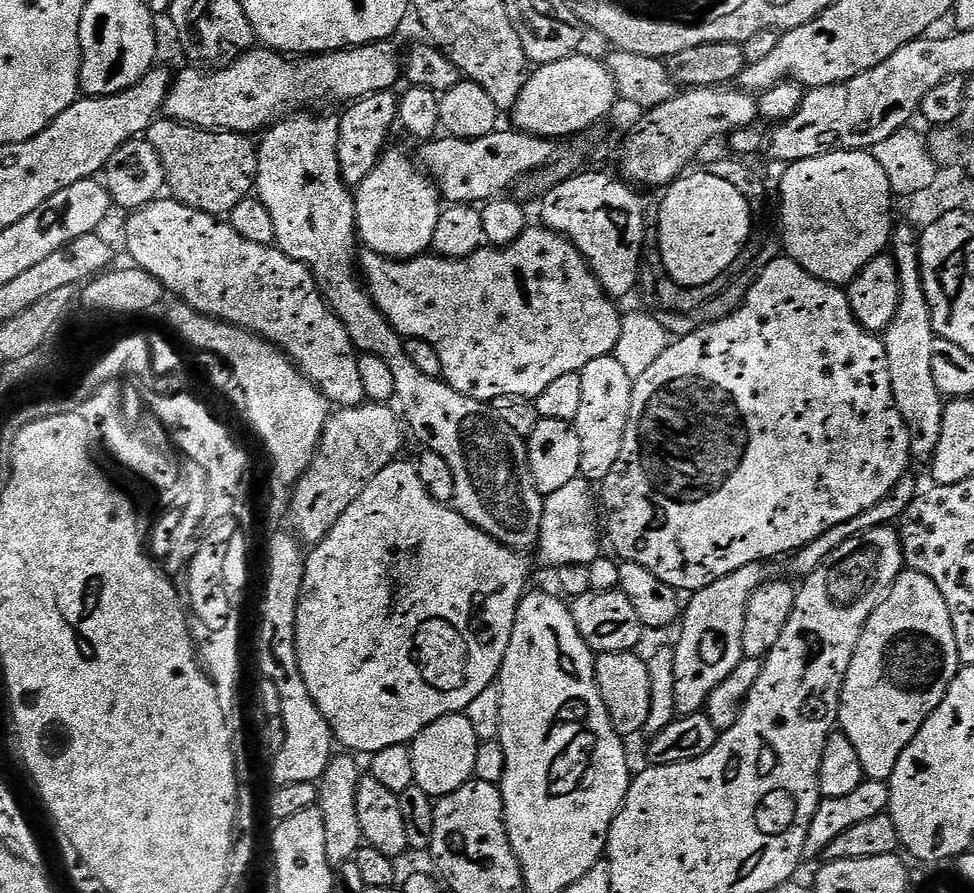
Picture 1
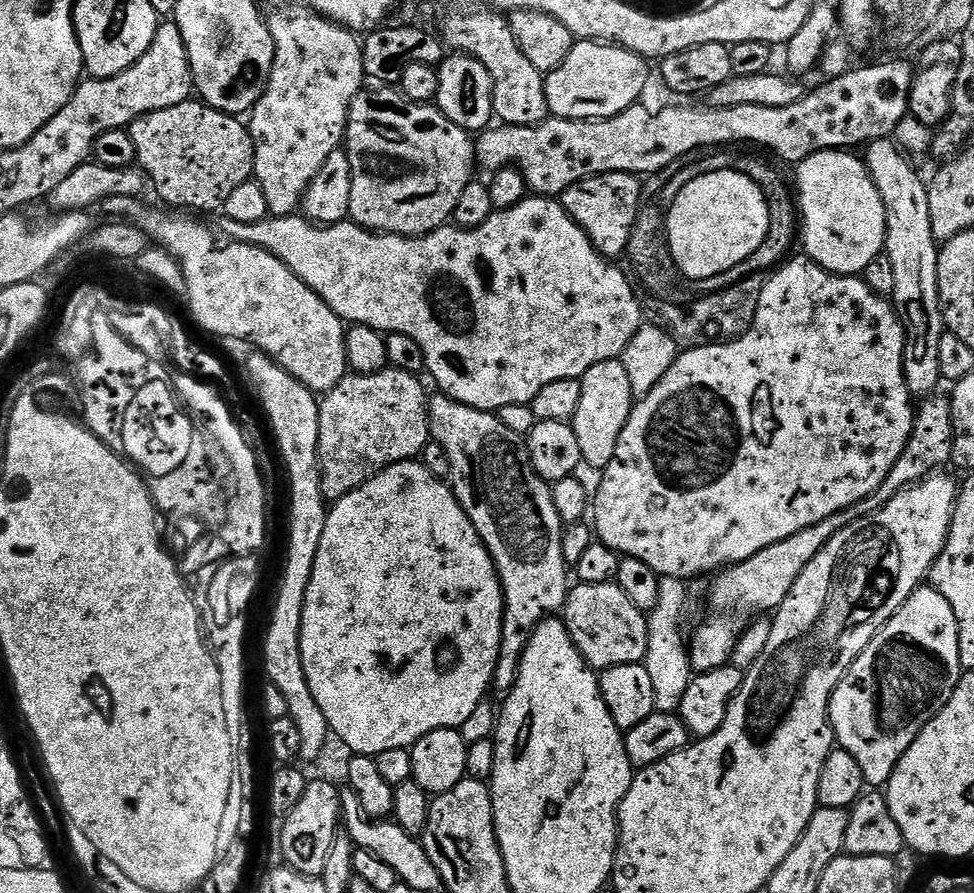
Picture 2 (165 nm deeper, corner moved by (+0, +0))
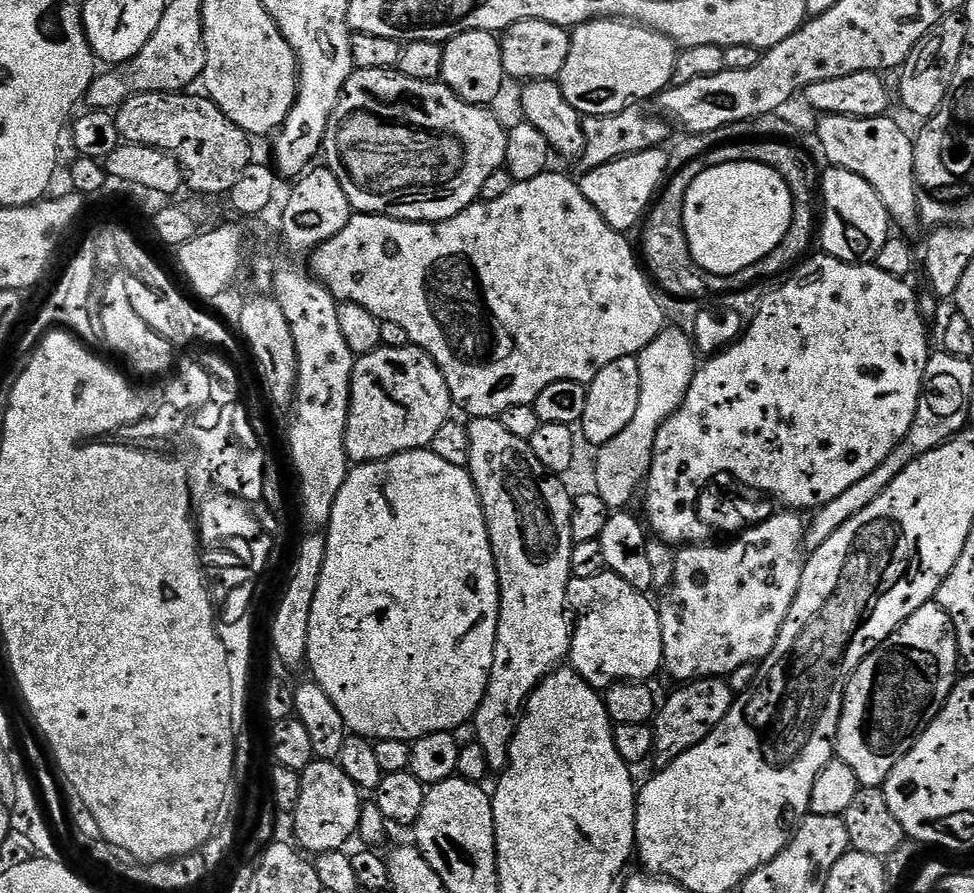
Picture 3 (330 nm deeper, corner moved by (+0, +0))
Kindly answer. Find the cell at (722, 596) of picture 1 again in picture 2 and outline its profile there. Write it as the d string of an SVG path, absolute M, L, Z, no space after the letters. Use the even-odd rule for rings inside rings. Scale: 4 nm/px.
M933 394L919 405L918 415L912 425L912 437L908 440L906 450L902 450L902 458L890 470L886 482L874 494L870 494L853 508L842 510L790 538L782 538L782 542L774 542L774 546L766 546L766 550L758 550L746 562L733 564L723 574L717 575L716 589L712 592L712 604L718 611L697 630L694 638L690 640L690 655L692 657L692 671L699 674L718 670L725 667L732 659L732 652L736 643L740 641L746 627L746 619L757 614L768 614L779 608L780 604L790 594L794 582L798 582L798 574L806 570L810 562L830 542L830 538L838 530L850 526L858 518L877 512L883 504L890 502L903 488L917 484L919 480L933 475L945 463L952 459L952 443L954 442L954 422L952 421L952 401L947 395ZM728 572L728 573L727 573ZM720 576L720 577L719 577ZM769 611L769 612L768 612ZM756 612L756 613L755 613Z

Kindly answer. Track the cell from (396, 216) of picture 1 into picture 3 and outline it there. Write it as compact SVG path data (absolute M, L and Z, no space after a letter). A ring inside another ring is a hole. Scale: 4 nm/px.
M356 68L352 77L344 84L340 96L336 99L334 110L330 114L330 122L326 126L322 160L326 167L338 178L342 190L346 190L346 198L352 203L357 213L369 216L389 216L395 220L408 220L411 224L436 224L440 220L454 218L462 210L480 200L480 191L490 174L504 168L506 158L506 142L508 134L505 125L500 125L498 117L487 107L471 104L452 93L443 82L418 82L414 78L406 78L399 70L379 68L366 70Z

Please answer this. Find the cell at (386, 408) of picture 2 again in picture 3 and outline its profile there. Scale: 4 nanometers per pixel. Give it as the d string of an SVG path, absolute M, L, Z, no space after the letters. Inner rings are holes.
M375 348L370 354L359 357L352 368L352 389L348 421L346 422L346 454L353 465L371 464L378 460L389 460L403 452L414 452L418 448L428 448L434 434L450 418L453 411L452 395L446 386L442 370L420 348Z

